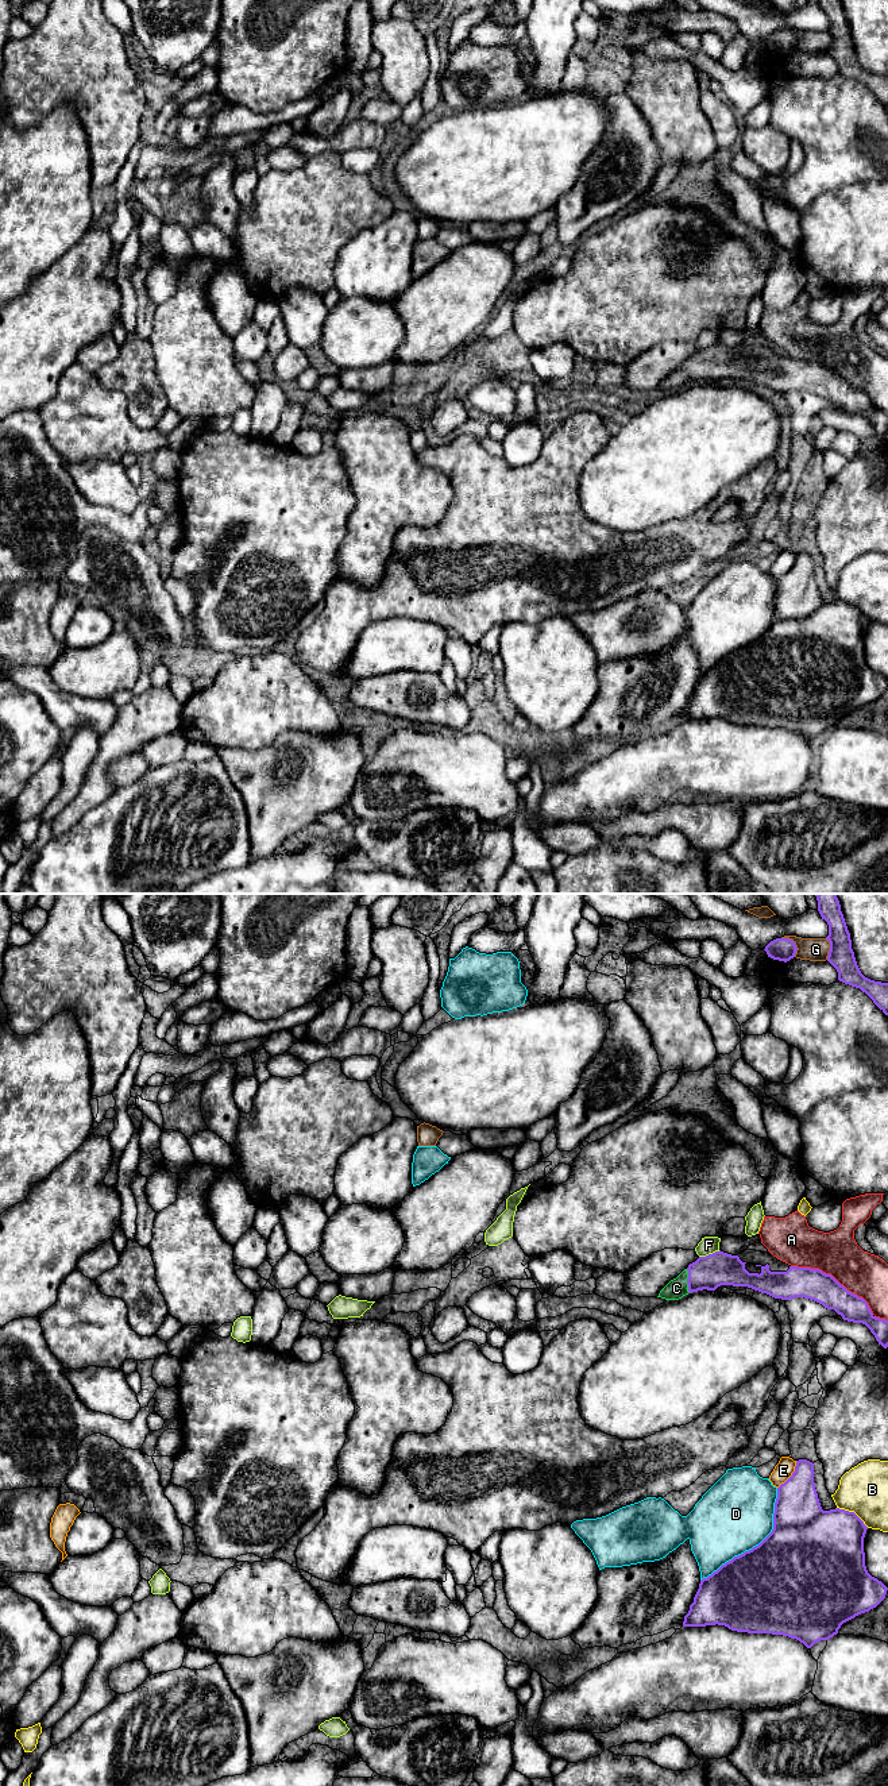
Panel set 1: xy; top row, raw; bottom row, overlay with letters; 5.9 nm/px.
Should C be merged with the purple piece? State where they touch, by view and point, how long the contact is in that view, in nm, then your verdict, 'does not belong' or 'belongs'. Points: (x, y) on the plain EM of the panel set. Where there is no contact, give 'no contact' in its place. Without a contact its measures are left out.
xy (687, 374) | 150 nm | belongs

